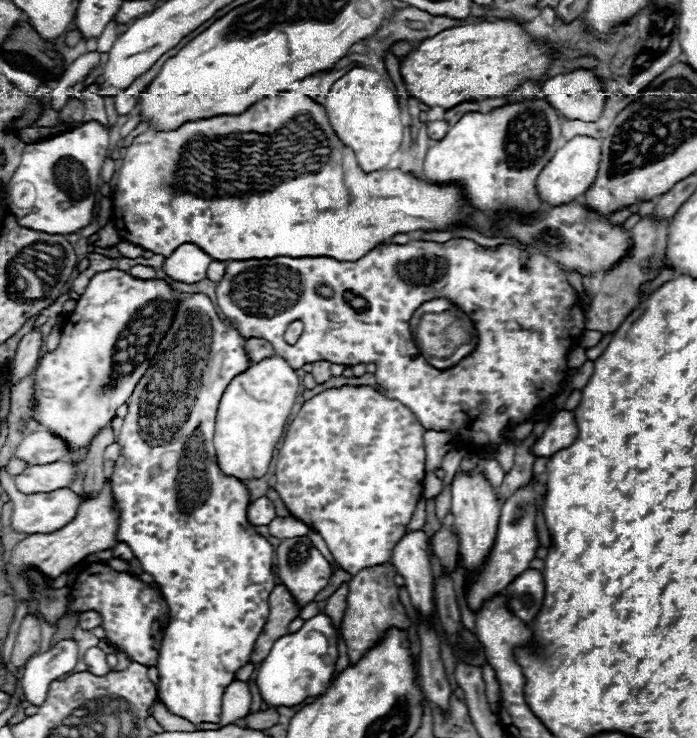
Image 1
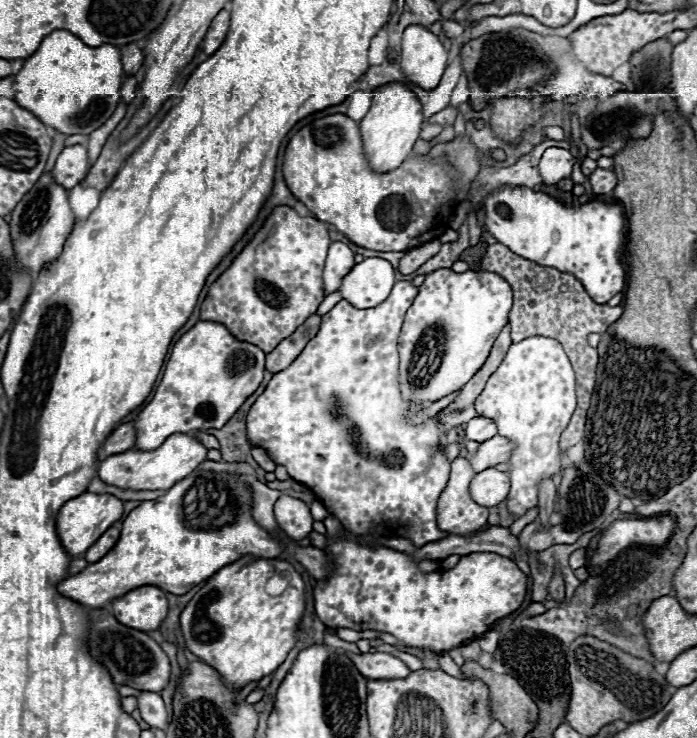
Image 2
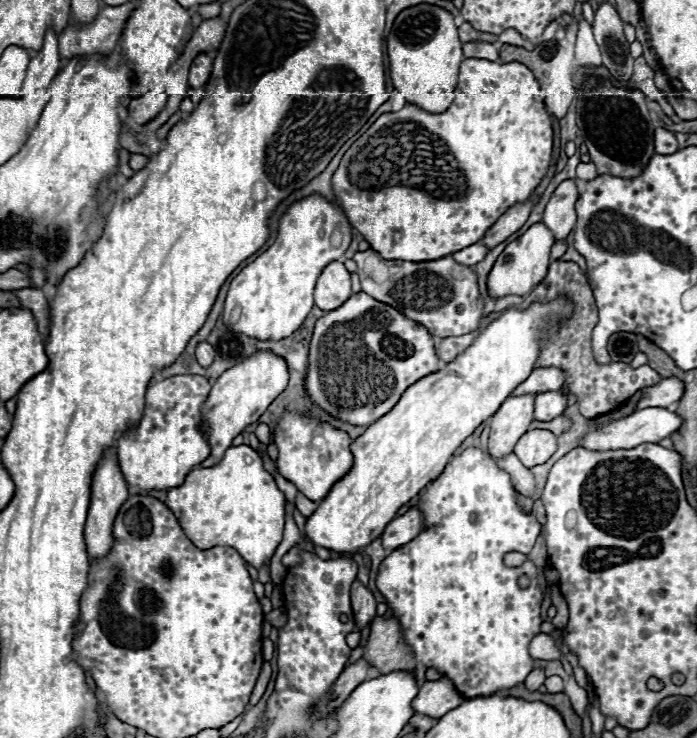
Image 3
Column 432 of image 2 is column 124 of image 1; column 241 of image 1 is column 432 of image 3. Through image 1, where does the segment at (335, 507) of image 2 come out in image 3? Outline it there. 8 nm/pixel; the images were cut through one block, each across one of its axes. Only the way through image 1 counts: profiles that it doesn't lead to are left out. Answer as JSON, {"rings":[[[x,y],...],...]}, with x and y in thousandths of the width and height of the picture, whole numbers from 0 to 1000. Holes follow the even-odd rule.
{"rings":[[[514,396],[505,398],[488,417],[473,420],[468,428],[456,431],[445,463],[442,501],[436,512],[439,534],[448,550],[465,556],[468,561],[494,569],[505,577],[531,577],[554,558],[560,558],[577,539],[582,526],[588,526],[603,512],[628,504],[623,455],[600,436],[582,431],[568,417],[537,407],[534,401]],[[663,610],[626,650],[603,664],[603,678],[594,688],[605,694],[605,721],[591,734],[568,743],[542,767],[539,797],[554,810],[565,837],[574,843],[574,856],[585,881],[594,886],[600,900],[631,908],[631,913],[643,919],[654,938],[669,949],[689,943],[723,946],[729,943],[726,935],[752,924],[752,919],[769,905],[758,875],[763,864],[775,859],[780,808],[772,794],[772,767],[758,756],[758,751],[766,743],[778,713],[763,694],[746,691],[740,669],[732,645],[717,637],[694,610]],[[677,696],[686,699],[683,710],[674,707]],[[729,748],[755,751],[752,764],[729,770],[723,764]],[[746,778],[760,783],[758,797],[743,794]]]}

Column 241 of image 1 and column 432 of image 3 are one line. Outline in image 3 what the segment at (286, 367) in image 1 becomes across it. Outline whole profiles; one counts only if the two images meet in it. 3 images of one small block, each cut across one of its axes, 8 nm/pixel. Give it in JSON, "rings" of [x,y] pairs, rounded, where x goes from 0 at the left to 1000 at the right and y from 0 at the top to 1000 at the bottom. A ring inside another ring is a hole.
{"rings":[[[798,404],[786,412],[763,412],[758,420],[723,420],[717,431],[706,434],[689,450],[689,458],[683,458],[683,463],[666,480],[660,480],[660,485],[643,491],[640,499],[628,501],[626,507],[614,507],[614,512],[603,512],[603,518],[594,518],[580,531],[574,545],[557,561],[551,561],[551,566],[539,569],[534,577],[525,580],[519,591],[505,599],[505,634],[473,661],[471,672],[439,705],[436,718],[445,737],[479,748],[511,751],[525,737],[537,734],[551,721],[551,713],[568,699],[571,688],[594,675],[614,653],[628,648],[651,610],[717,553],[717,547],[746,518],[760,509],[769,480],[775,477],[775,463],[786,455],[789,431],[795,425],[803,431],[821,425],[821,409],[815,409],[812,404]]]}

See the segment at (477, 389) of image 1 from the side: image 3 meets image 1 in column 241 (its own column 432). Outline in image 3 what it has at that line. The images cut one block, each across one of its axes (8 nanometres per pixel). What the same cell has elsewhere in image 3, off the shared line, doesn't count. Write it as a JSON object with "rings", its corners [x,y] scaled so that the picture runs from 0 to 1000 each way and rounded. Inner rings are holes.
{"rings":[[[525,339],[511,341],[505,350],[514,358],[519,396],[534,404],[568,415],[580,428],[603,436],[617,447],[620,455],[646,458],[683,447],[692,431],[694,409],[686,404],[683,371],[674,360],[663,360],[648,347],[617,352],[617,355],[577,355],[551,352],[542,341]]]}

